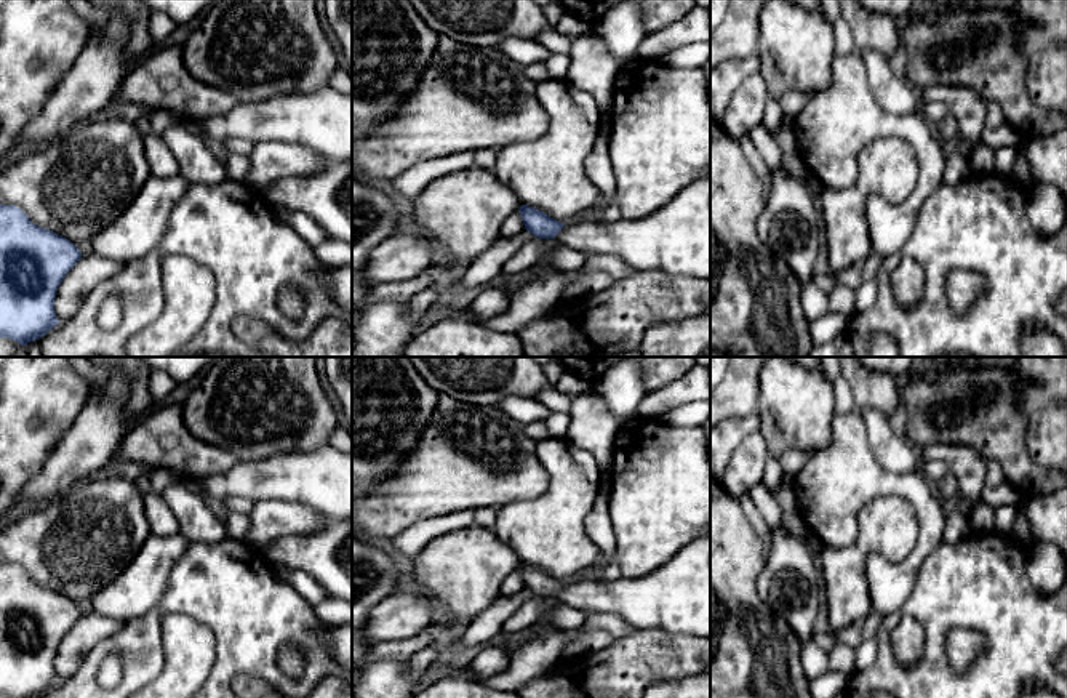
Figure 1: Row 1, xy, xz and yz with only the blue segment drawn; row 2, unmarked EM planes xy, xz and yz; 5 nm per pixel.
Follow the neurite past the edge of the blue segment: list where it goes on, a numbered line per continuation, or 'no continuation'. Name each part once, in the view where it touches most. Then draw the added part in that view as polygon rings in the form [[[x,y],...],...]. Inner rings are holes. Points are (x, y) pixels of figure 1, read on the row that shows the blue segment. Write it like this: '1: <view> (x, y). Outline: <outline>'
1: xz (675, 239). Outline: [[[710,174],[649,216],[568,223],[553,240],[584,255],[617,256],[641,272],[710,279]]]

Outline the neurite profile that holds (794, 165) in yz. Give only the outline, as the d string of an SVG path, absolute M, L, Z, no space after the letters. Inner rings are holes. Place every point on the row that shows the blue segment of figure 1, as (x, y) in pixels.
M784 155L784 170L797 178L798 181L805 183L813 194L813 197L819 197L824 191L824 186L819 179L806 168L805 162L798 155Z

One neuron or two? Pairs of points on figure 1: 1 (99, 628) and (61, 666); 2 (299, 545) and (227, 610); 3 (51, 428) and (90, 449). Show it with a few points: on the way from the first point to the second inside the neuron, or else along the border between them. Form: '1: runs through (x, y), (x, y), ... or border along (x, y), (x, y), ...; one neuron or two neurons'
1: runs through (90, 634), (67, 657); one neuron
2: border along (263, 551), (274, 565), (282, 569); two neurons
3: border along (85, 404), (42, 466); two neurons

